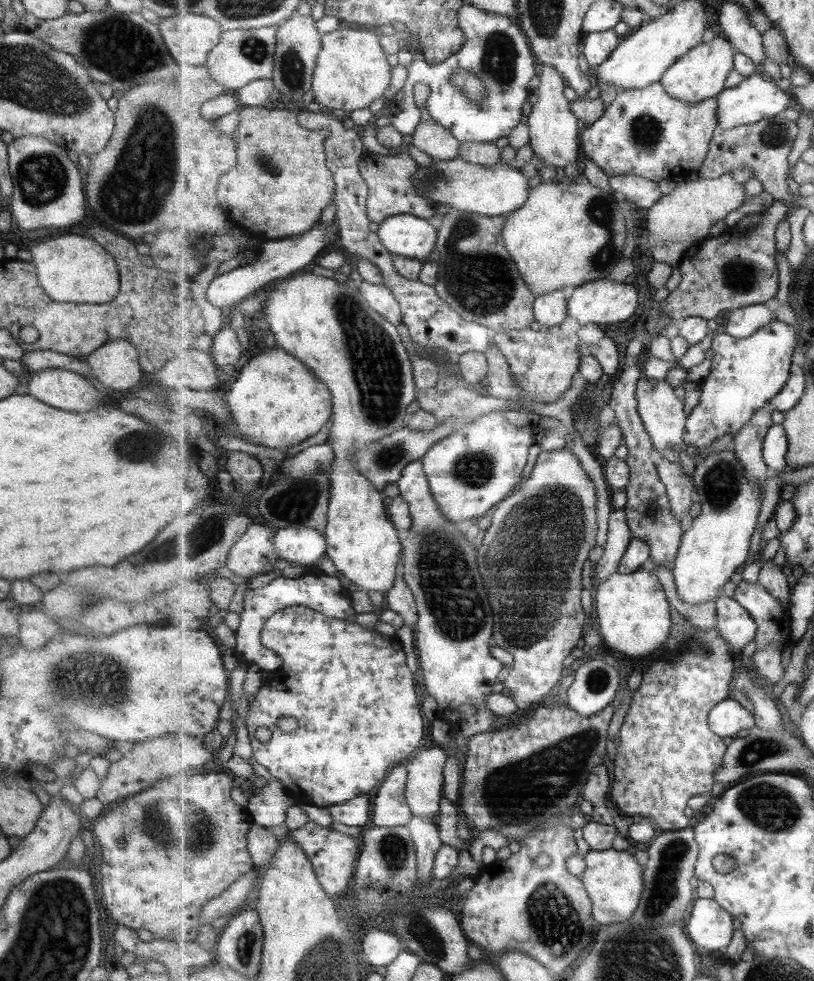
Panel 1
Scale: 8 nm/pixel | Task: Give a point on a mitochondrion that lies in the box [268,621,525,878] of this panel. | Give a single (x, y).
(394, 852)

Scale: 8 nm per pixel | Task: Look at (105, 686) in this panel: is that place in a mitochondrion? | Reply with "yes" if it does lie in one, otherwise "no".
yes

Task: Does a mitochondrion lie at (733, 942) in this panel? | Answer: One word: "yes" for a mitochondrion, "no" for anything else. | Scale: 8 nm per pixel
no

